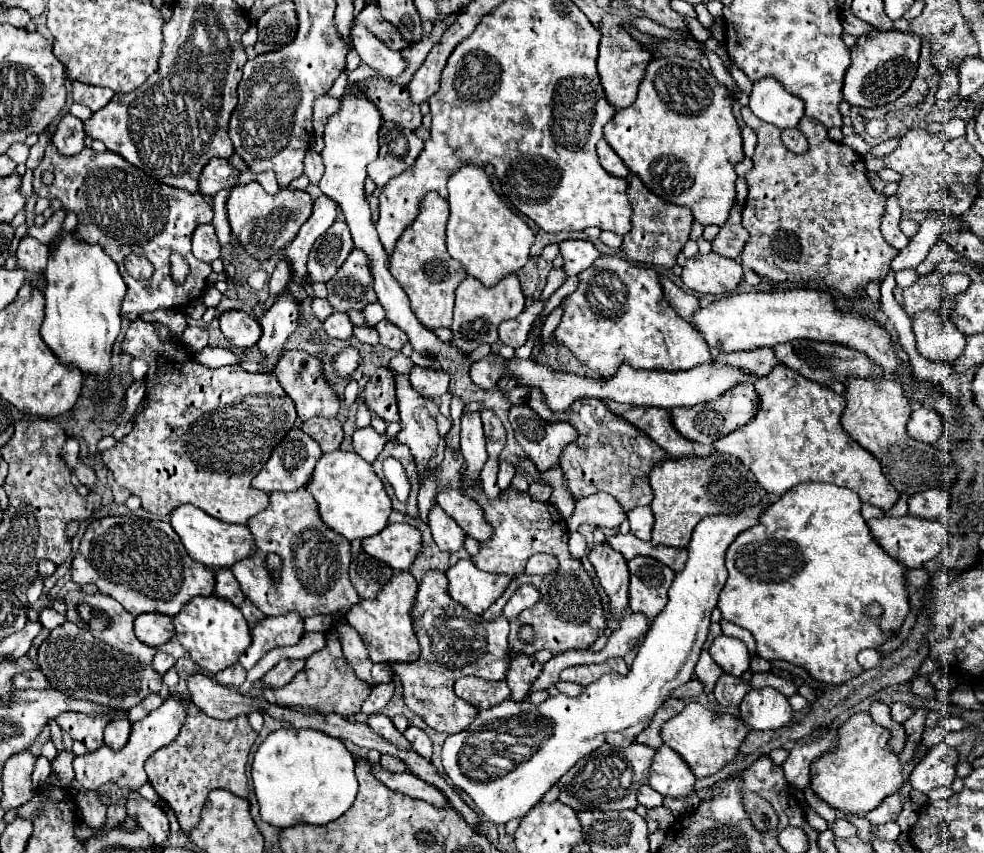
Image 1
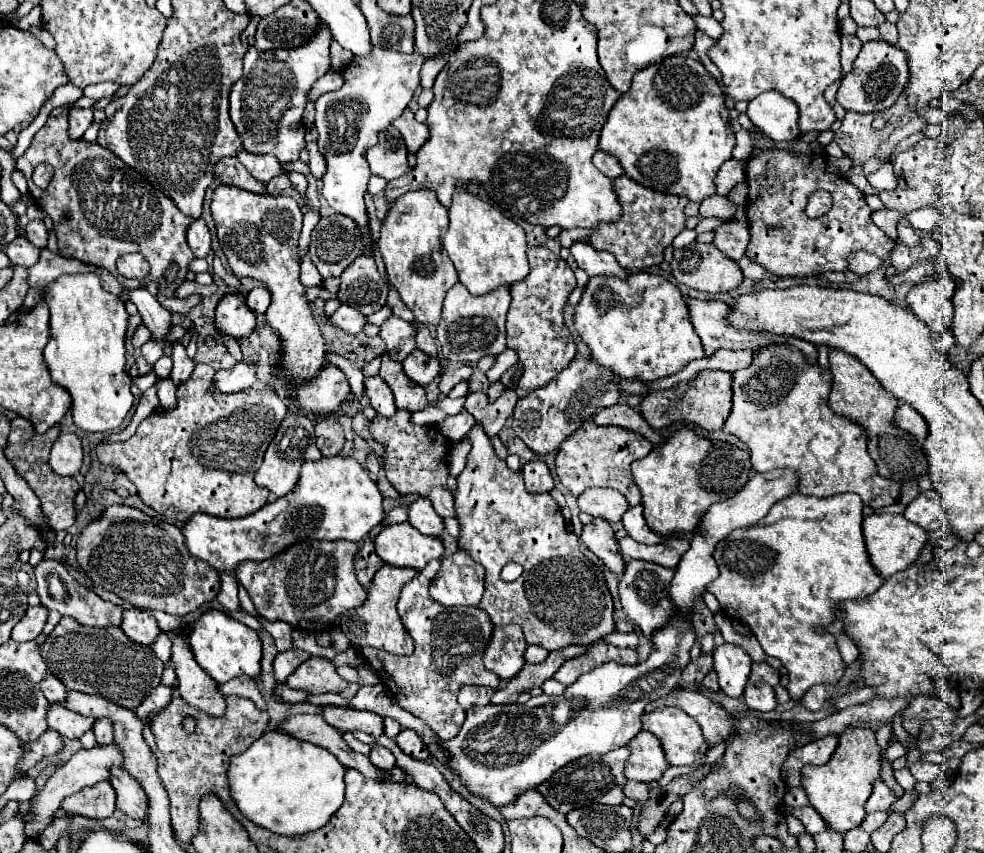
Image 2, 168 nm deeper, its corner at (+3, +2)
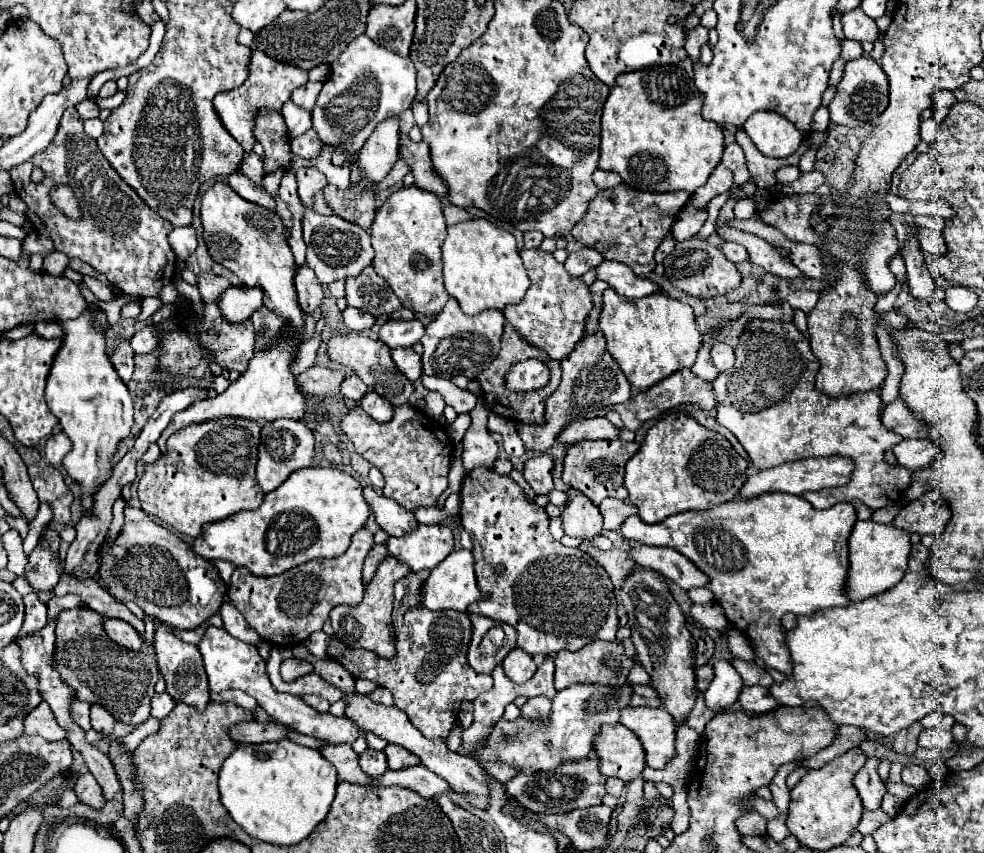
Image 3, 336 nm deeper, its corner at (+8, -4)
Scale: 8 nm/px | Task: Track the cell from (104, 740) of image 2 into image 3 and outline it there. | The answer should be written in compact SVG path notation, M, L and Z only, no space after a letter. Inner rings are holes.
M92 705L90 717L92 717L92 729L102 733L102 739L108 739L112 735L112 727L114 727L116 719L106 709L102 709L100 705Z

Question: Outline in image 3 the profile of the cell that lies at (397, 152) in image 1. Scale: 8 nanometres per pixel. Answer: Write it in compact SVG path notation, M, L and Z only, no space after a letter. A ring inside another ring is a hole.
M390 117L374 129L358 155L358 165L352 165L352 183L362 179L382 181L398 161L398 117Z

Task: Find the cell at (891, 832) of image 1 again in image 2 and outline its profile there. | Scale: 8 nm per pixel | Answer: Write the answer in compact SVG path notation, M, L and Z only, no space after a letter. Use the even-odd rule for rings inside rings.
M883 811L869 813L869 815L865 817L865 821L861 823L861 829L863 829L863 831L867 831L867 833L873 833L875 829L879 829L879 827L887 821L887 817L889 817L889 813L883 813Z

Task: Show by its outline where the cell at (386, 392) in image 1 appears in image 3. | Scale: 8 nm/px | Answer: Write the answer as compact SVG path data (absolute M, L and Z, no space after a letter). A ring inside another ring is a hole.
M368 391L362 399L360 399L360 407L370 415L374 417L378 423L386 423L392 419L392 413L394 413L394 407L382 399L378 393L374 391Z

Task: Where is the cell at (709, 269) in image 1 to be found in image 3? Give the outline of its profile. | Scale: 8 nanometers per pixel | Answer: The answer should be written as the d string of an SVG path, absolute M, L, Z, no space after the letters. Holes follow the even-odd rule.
M688 239L688 241L676 243L676 249L664 259L664 275L672 285L676 285L684 293L690 293L696 297L726 295L728 291L736 289L742 281L734 263L730 263L724 257L720 247L708 245L702 239Z

